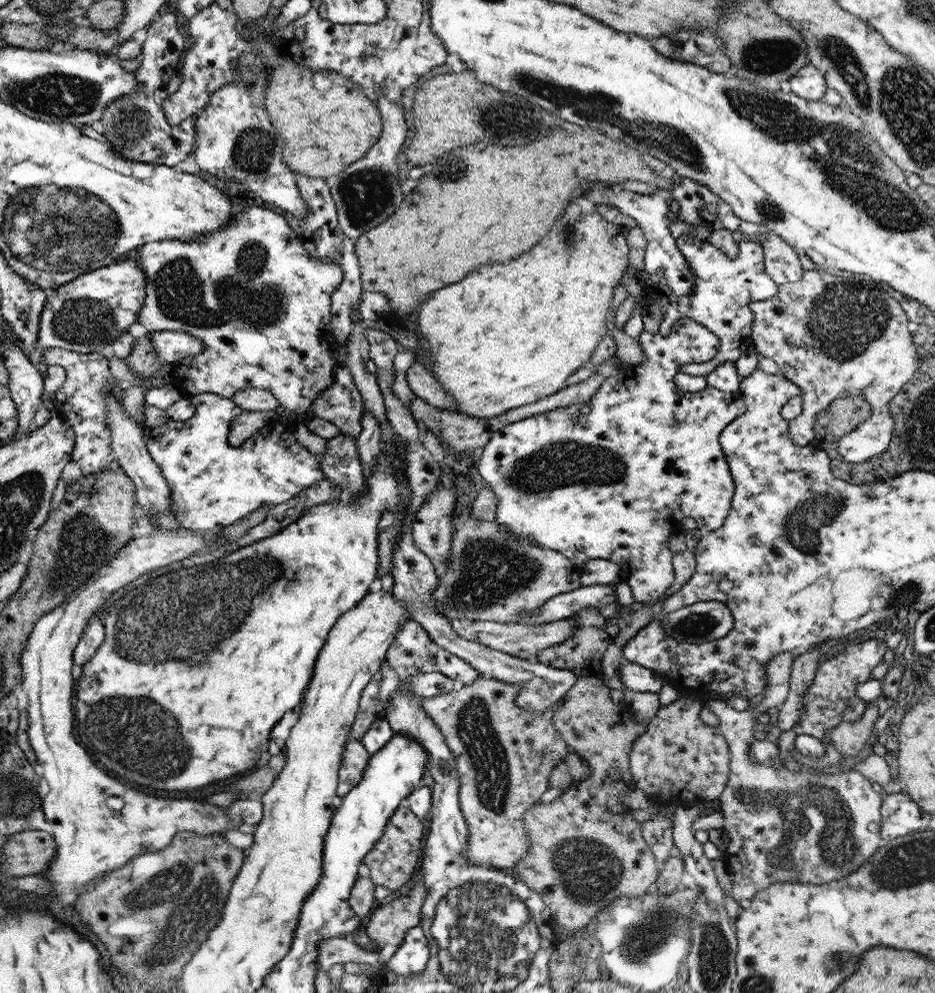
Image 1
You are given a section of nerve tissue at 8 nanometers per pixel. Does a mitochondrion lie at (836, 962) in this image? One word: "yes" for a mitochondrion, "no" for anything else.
yes

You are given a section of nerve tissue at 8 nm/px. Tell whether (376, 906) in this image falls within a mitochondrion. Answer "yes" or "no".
no

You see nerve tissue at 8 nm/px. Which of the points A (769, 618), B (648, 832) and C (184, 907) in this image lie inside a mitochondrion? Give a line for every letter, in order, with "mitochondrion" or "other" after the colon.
A: other
B: other
C: mitochondrion

